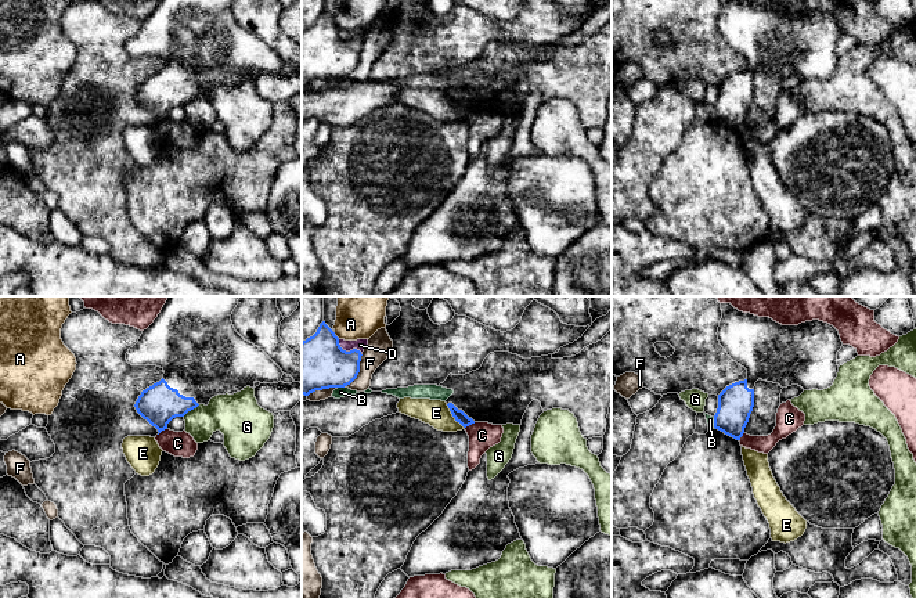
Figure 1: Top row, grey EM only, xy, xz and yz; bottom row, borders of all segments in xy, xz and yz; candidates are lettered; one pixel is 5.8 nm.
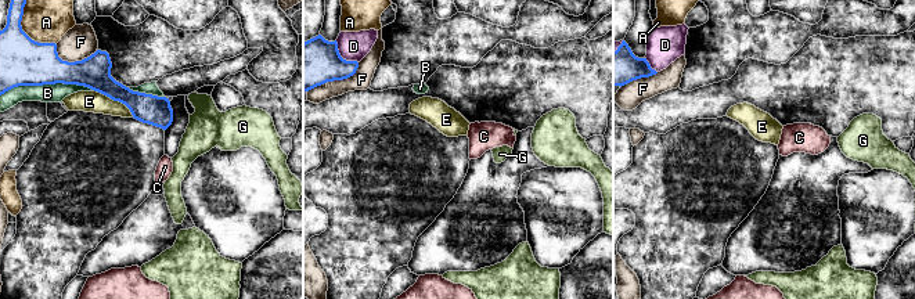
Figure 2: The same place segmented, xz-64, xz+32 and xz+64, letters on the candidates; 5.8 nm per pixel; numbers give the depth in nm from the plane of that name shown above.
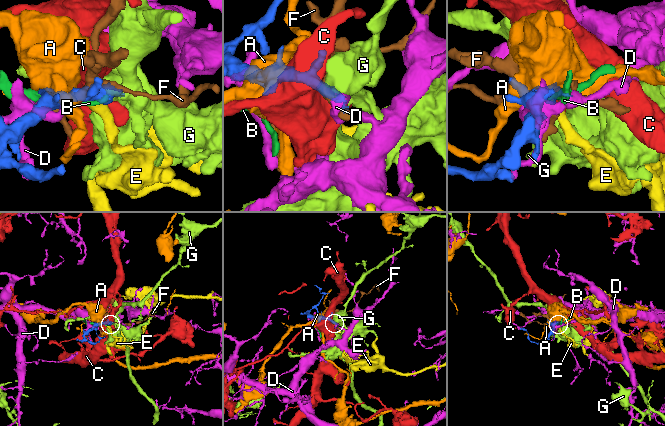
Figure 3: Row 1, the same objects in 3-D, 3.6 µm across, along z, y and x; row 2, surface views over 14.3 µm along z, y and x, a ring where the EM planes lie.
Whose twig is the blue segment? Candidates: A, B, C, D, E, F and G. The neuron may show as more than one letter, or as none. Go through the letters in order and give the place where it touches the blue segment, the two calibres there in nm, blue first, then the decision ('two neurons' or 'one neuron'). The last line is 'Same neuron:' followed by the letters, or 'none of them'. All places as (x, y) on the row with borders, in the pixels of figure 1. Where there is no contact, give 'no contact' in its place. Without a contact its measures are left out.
A: meets blue in xz at (335, 335); 300 nm thick on the blue side, 280 nm on the other; two neurons
B: meets blue in xz at (341, 386); 300 nm thick on the blue side, 60 nm on the other; two neurons
C: meets blue in xz at (469, 424); 70 nm thick on the blue side, 160 nm on the other; two neurons
D: meets blue in xz at (350, 350); 300 nm thick on the blue side, 70 nm on the other; two neurons
E: meets blue in xz at (453, 415); 70 nm thick on the blue side, 160 nm on the other; two neurons
F: meets blue in xz at (359, 371); 300 nm thick on the blue side, 140 nm on the other; two neurons
G: meets blue in xy at (191, 409); 220 nm thick on the blue side, 240 nm on the other; two neurons
Same neuron: none of them

